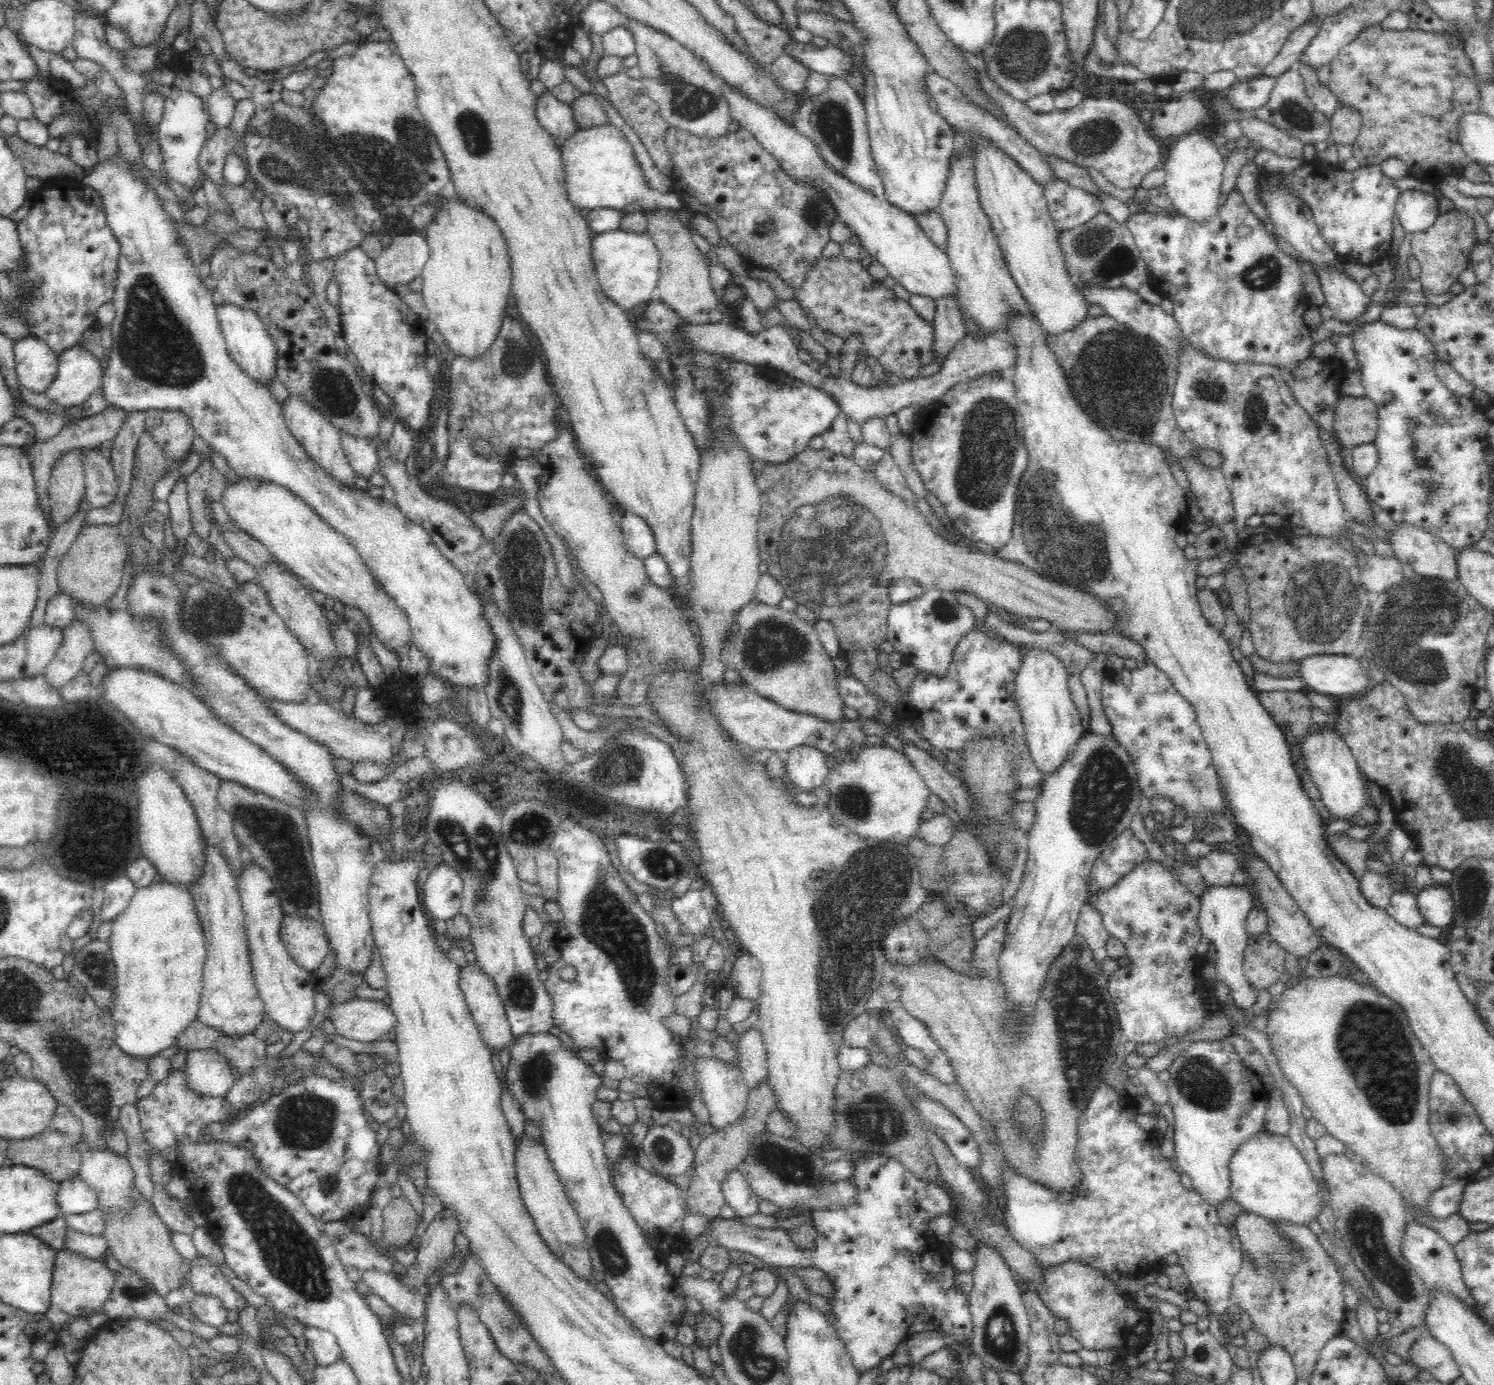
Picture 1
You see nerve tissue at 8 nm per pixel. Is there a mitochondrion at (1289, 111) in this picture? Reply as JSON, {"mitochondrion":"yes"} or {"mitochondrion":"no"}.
{"mitochondrion":"yes"}

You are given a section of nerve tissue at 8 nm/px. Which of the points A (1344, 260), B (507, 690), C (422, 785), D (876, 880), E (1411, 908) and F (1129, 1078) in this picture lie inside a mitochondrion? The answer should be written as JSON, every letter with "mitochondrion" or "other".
{"A":"other","B":"mitochondrion","C":"other","D":"mitochondrion","E":"other","F":"other"}

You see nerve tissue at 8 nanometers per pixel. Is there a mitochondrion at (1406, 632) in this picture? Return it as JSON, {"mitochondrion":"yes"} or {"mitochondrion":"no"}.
{"mitochondrion":"yes"}

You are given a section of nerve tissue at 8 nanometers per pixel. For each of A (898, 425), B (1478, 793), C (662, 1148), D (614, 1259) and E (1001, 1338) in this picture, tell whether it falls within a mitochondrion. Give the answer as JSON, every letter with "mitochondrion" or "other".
{"A":"other","B":"mitochondrion","C":"mitochondrion","D":"mitochondrion","E":"mitochondrion"}

